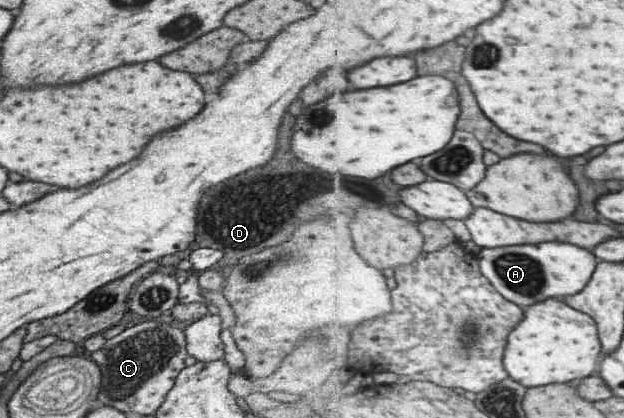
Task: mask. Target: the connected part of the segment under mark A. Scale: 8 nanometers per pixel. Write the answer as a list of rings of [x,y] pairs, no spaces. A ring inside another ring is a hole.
[[[548,241],[540,245],[482,248],[477,259],[480,271],[490,279],[496,289],[518,305],[534,305],[546,301],[548,297],[576,295],[586,288],[598,265],[594,253],[590,253],[588,249],[558,241]],[[554,261],[558,261],[558,265],[554,265]]]

